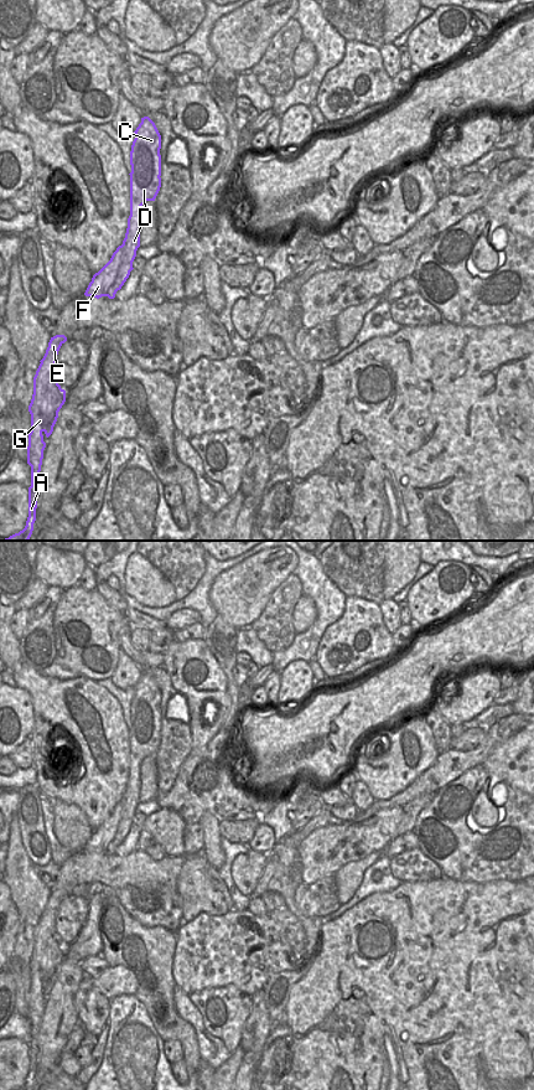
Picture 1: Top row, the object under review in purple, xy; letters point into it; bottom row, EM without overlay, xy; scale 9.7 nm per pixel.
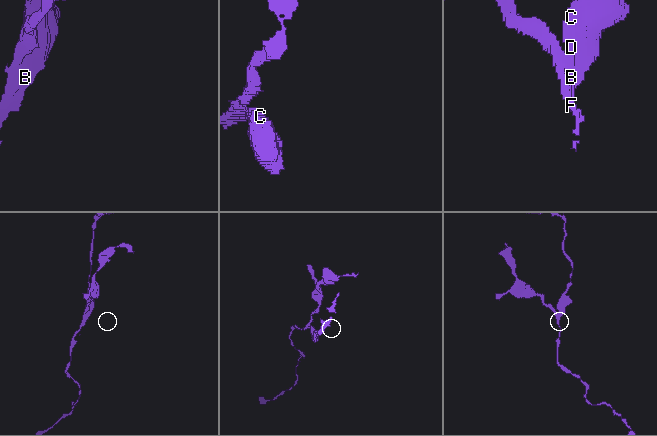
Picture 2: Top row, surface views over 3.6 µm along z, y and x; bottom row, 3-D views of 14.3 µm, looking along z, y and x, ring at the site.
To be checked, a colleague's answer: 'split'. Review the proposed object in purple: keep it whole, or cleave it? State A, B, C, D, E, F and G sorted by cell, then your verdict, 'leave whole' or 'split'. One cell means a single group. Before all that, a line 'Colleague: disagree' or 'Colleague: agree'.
Colleague: agree
groups A E F G / B C D; split

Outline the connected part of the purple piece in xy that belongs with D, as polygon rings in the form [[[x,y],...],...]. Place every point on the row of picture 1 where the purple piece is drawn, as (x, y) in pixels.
[[[141,118],[136,128],[130,151],[130,216],[123,244],[125,253],[118,270],[115,283],[109,288],[107,296],[114,299],[118,290],[130,275],[136,250],[140,247],[140,211],[146,201],[155,201],[161,187],[161,135],[155,123]]]

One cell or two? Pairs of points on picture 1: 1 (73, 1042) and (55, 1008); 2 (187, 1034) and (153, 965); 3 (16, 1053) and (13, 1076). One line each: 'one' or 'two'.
1: two
2: one
3: one

